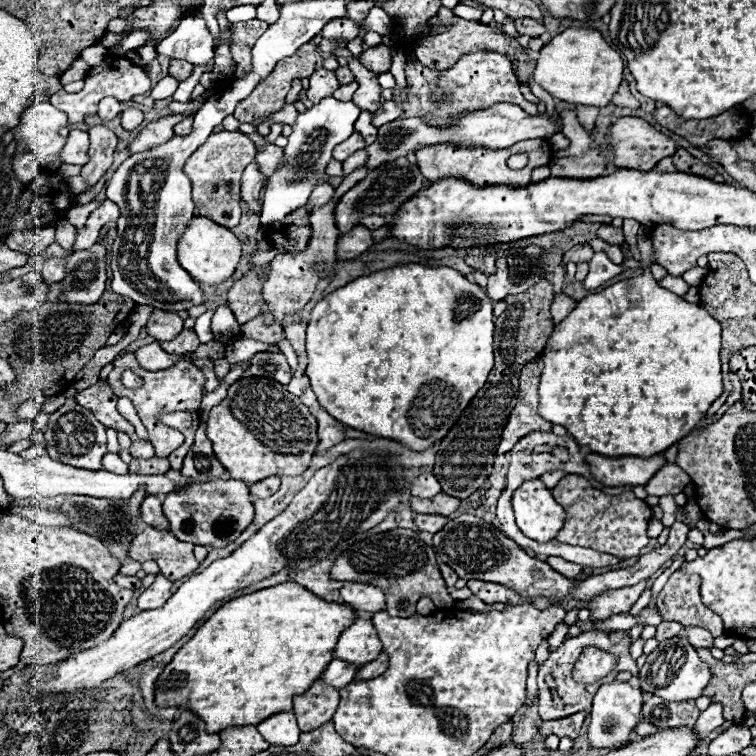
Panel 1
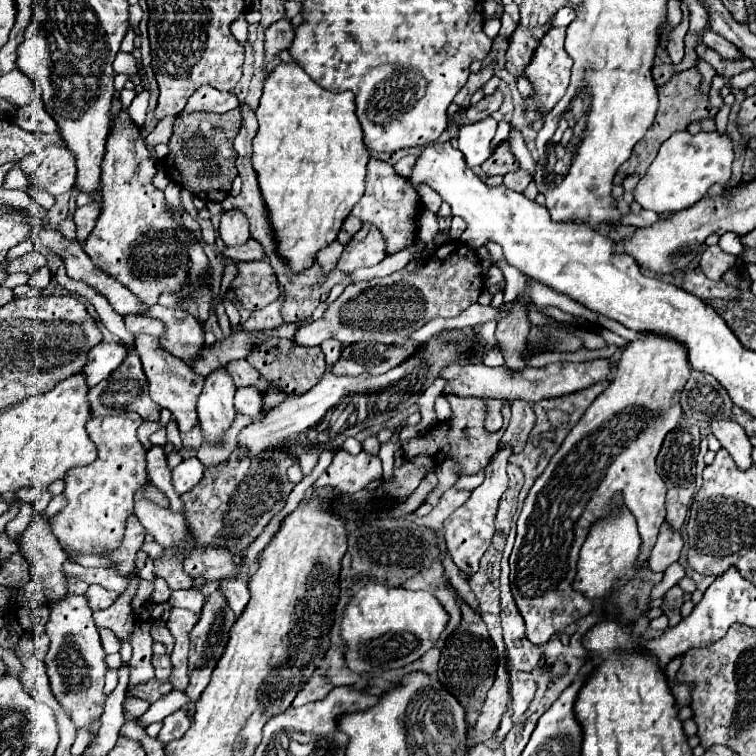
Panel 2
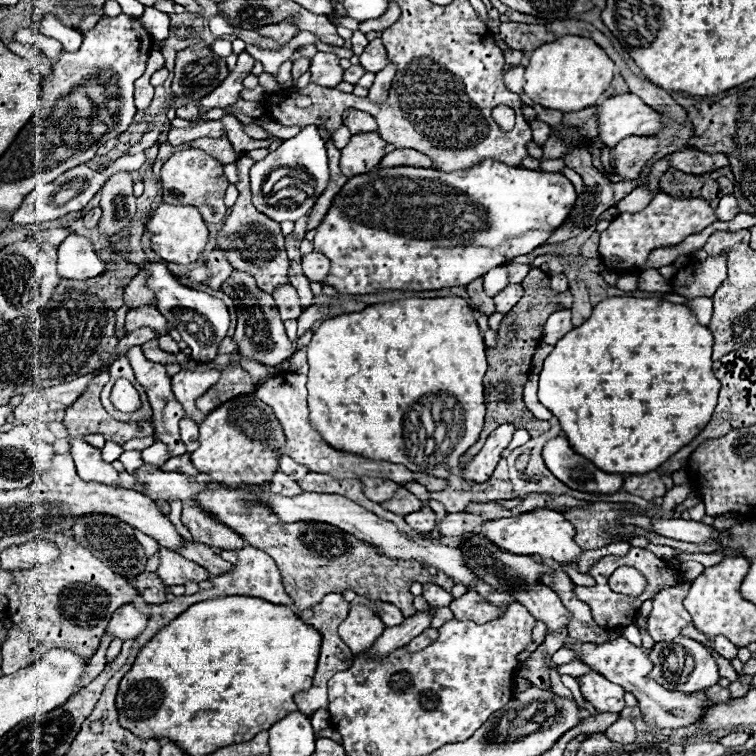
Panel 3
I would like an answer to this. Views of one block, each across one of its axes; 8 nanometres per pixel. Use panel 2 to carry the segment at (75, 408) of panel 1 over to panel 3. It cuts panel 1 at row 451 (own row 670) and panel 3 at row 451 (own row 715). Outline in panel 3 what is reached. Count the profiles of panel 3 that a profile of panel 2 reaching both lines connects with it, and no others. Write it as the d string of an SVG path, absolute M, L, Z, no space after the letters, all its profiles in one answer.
M72 438L70 454L76 462L76 470L82 480L118 486L118 472L112 468L112 464L102 460L100 448L94 448L92 444L84 442L82 438Z

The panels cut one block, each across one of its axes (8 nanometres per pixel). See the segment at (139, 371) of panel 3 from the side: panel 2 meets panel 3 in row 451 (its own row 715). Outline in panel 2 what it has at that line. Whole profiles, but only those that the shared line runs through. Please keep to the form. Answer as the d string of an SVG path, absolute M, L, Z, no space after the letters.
M176 710L172 712L170 716L164 718L164 728L160 730L158 734L158 740L162 744L168 744L170 740L176 740L176 738L182 738L184 732L190 728L190 720L186 716L186 710Z

